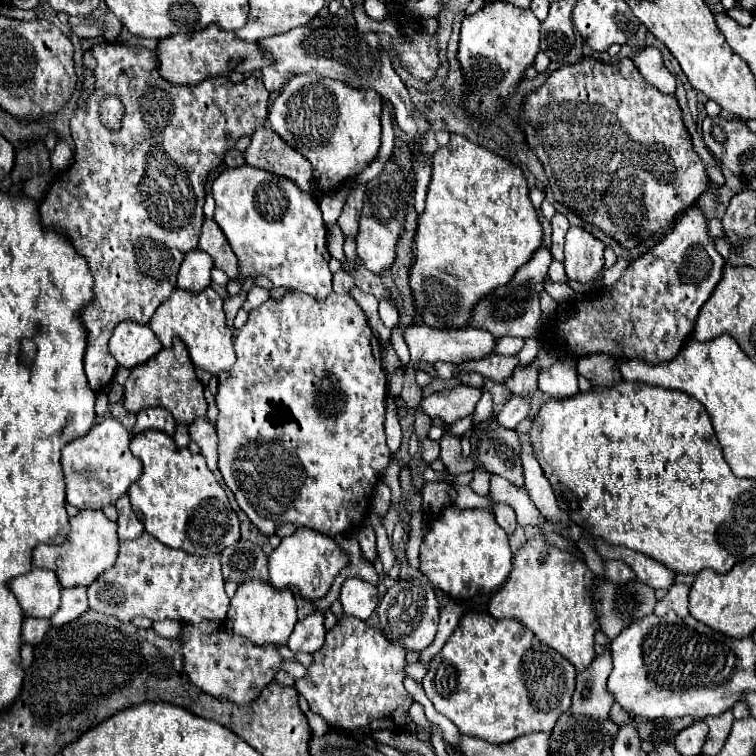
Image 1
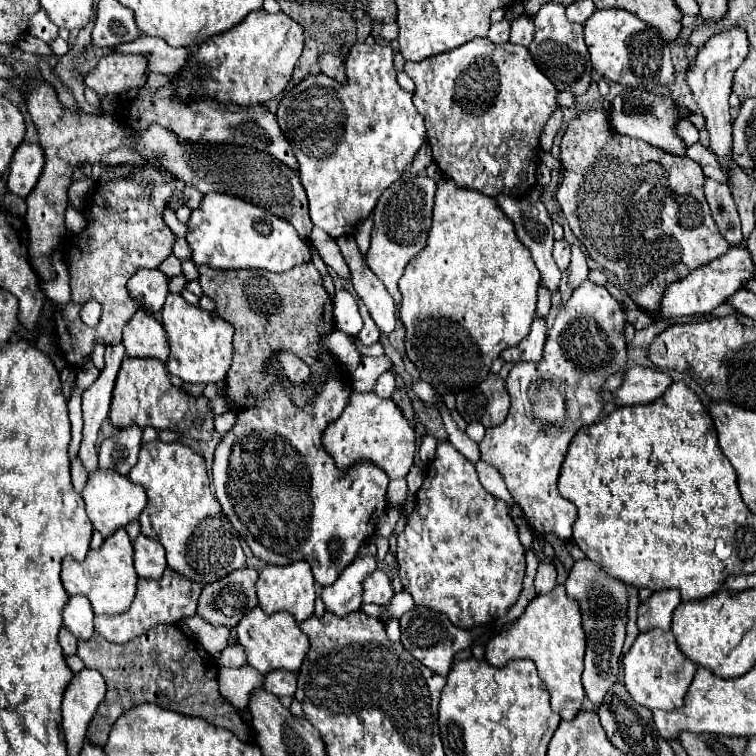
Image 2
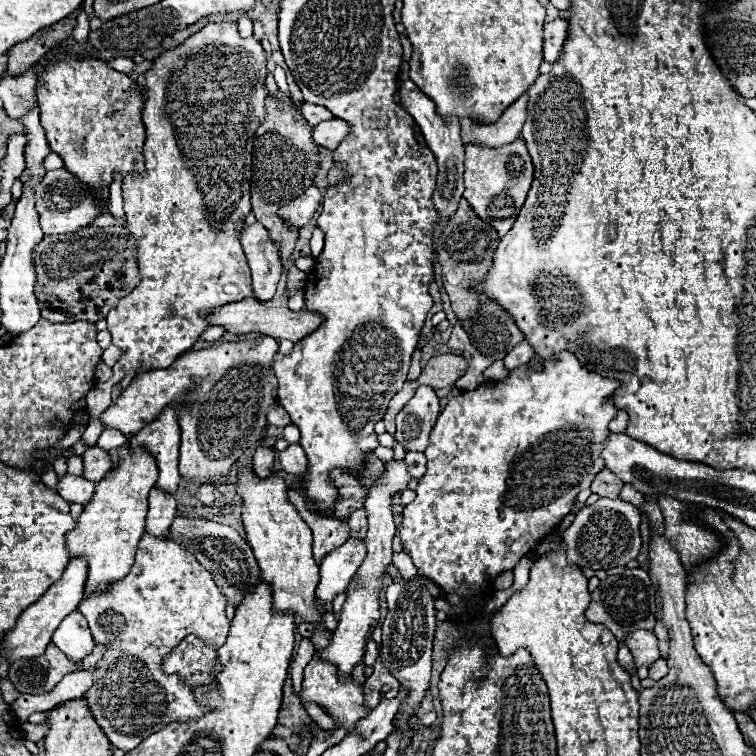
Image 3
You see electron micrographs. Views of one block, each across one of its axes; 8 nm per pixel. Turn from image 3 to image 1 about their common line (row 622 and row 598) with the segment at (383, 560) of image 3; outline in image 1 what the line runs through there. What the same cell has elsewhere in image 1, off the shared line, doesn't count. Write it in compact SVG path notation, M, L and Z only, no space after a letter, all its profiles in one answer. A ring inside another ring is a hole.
M346 578L340 590L340 604L346 616L368 620L378 606L378 590L360 578Z

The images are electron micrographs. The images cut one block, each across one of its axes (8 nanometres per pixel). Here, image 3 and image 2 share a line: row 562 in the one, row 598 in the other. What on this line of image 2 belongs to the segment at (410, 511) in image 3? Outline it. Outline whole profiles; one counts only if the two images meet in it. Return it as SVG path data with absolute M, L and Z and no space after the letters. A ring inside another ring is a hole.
M438 442L436 458L428 466L424 484L416 494L416 508L398 534L398 574L402 586L414 596L414 602L446 614L452 624L464 630L490 624L502 618L522 592L526 570L524 554L526 550L518 540L518 530L510 518L508 506L482 488L470 460L466 460L450 442Z

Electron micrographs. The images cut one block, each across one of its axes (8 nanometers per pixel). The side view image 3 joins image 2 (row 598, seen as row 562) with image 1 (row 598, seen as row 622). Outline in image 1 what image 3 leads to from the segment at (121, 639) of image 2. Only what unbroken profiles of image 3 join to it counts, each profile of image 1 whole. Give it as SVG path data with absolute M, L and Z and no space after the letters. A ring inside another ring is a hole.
M142 532L138 540L120 542L120 554L114 568L106 570L88 586L90 608L102 614L130 622L136 616L150 620L224 620L230 598L224 592L220 556L190 556L182 550L166 548L150 534Z

